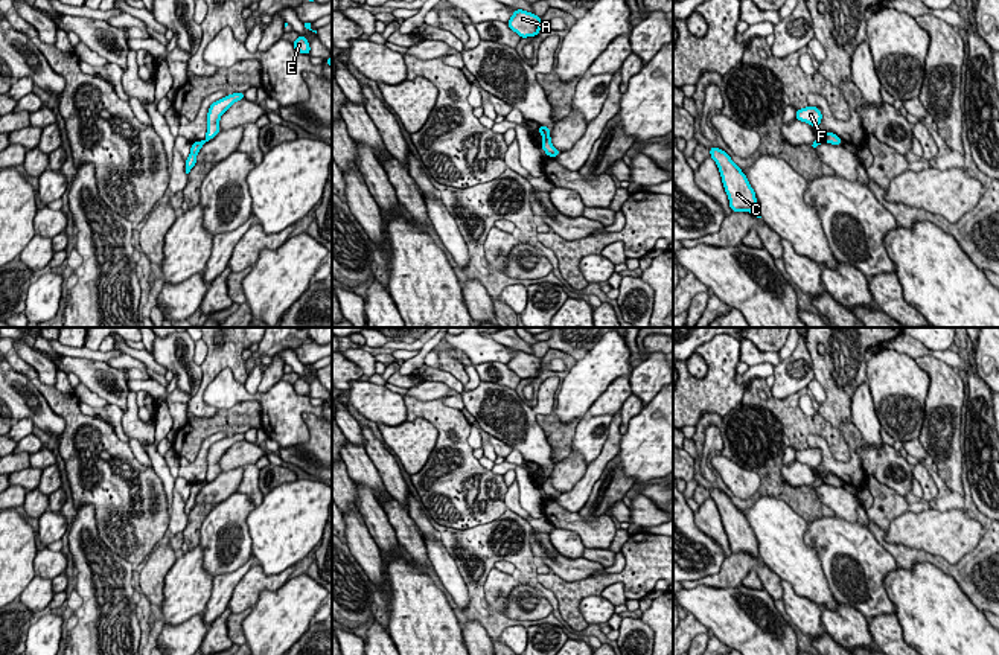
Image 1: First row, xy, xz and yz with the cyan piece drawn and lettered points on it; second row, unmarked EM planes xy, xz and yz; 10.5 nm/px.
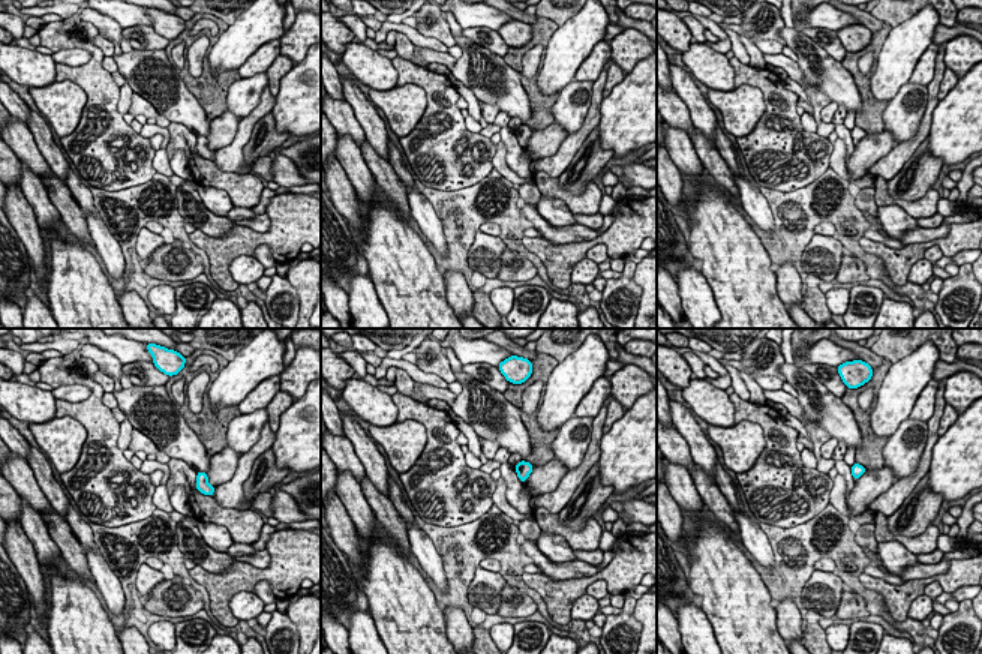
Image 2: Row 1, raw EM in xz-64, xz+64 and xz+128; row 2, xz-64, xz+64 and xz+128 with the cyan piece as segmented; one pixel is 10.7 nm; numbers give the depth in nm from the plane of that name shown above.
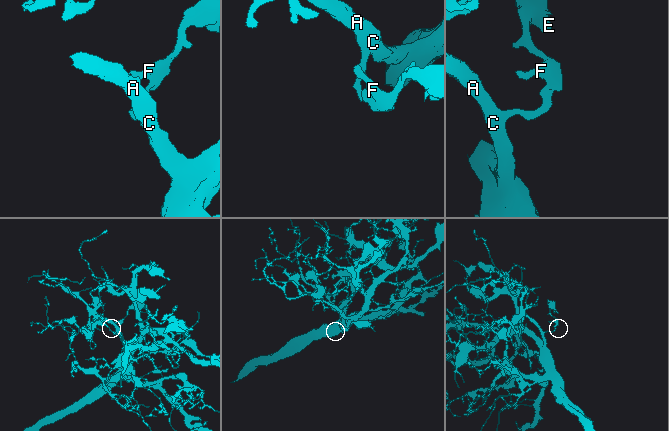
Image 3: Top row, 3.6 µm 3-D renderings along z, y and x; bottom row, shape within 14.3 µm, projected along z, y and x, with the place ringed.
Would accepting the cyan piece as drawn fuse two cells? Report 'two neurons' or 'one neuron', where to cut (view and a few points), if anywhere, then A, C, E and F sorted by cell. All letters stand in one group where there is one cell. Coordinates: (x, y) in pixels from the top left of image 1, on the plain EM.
two neurons; cut xz (548, 476), (544, 480); groups A C / E F

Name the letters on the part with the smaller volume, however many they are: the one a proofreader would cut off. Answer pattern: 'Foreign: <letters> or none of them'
Foreign: E, F

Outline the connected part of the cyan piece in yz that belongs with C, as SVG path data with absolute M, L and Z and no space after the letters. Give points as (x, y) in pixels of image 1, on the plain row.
M716 487L710 489L710 497L719 509L731 551L749 553L754 558L761 559L755 533L742 510L731 501L731 498L725 492Z

